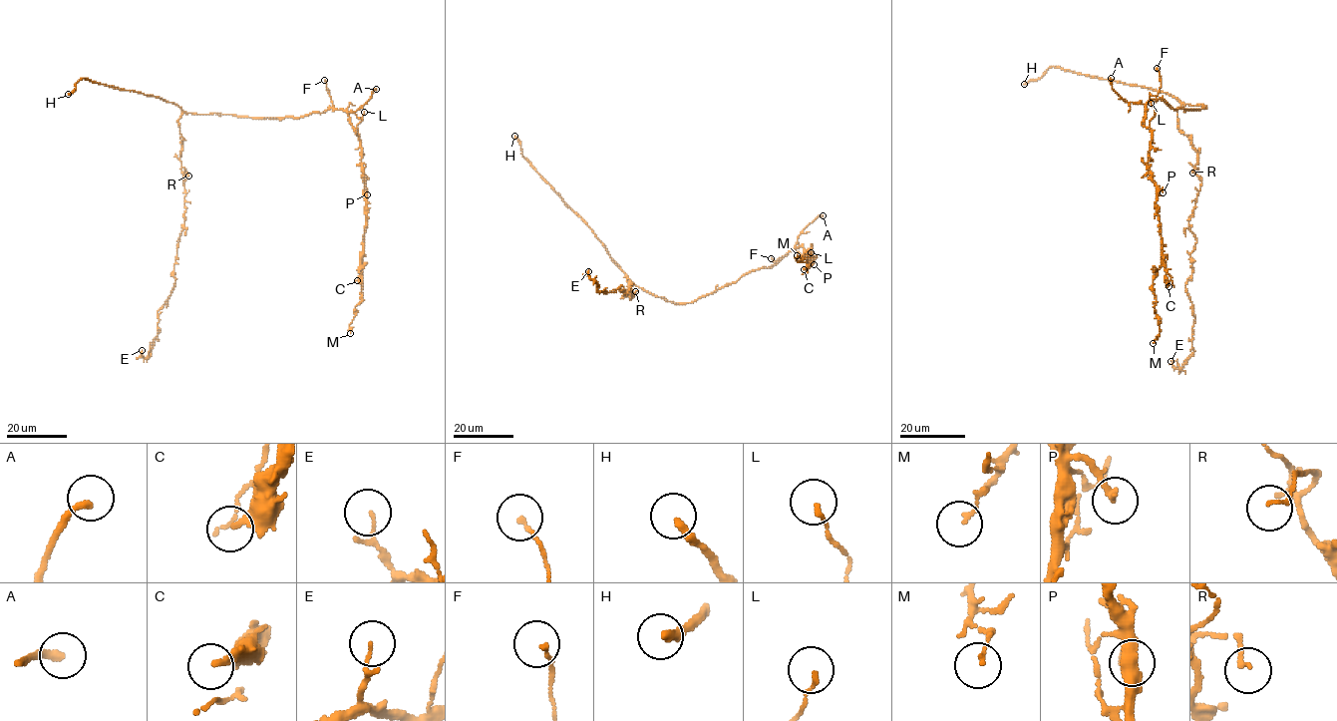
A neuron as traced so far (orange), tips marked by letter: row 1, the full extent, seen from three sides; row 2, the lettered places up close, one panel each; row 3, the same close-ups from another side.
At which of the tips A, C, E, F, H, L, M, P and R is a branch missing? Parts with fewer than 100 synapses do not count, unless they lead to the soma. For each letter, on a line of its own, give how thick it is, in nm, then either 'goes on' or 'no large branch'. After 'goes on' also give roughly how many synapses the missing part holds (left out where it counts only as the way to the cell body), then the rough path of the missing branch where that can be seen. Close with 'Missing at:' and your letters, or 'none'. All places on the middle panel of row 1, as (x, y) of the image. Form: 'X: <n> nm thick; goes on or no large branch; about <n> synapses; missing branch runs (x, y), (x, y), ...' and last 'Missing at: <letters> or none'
A: 240 nm thick; goes on; missing branch runs (823, 215), (818, 229), (831, 236)
C: 300 nm thick; no large branch
E: 60 nm thick; no large branch
F: 140 nm thick; no large branch
H: 280 nm thick; goes on; about 200 synapses
L: 120 nm thick; no large branch
M: 120 nm thick; no large branch
P: 220 nm thick; no large branch
R: 120 nm thick; no large branch
Missing at: A, H

